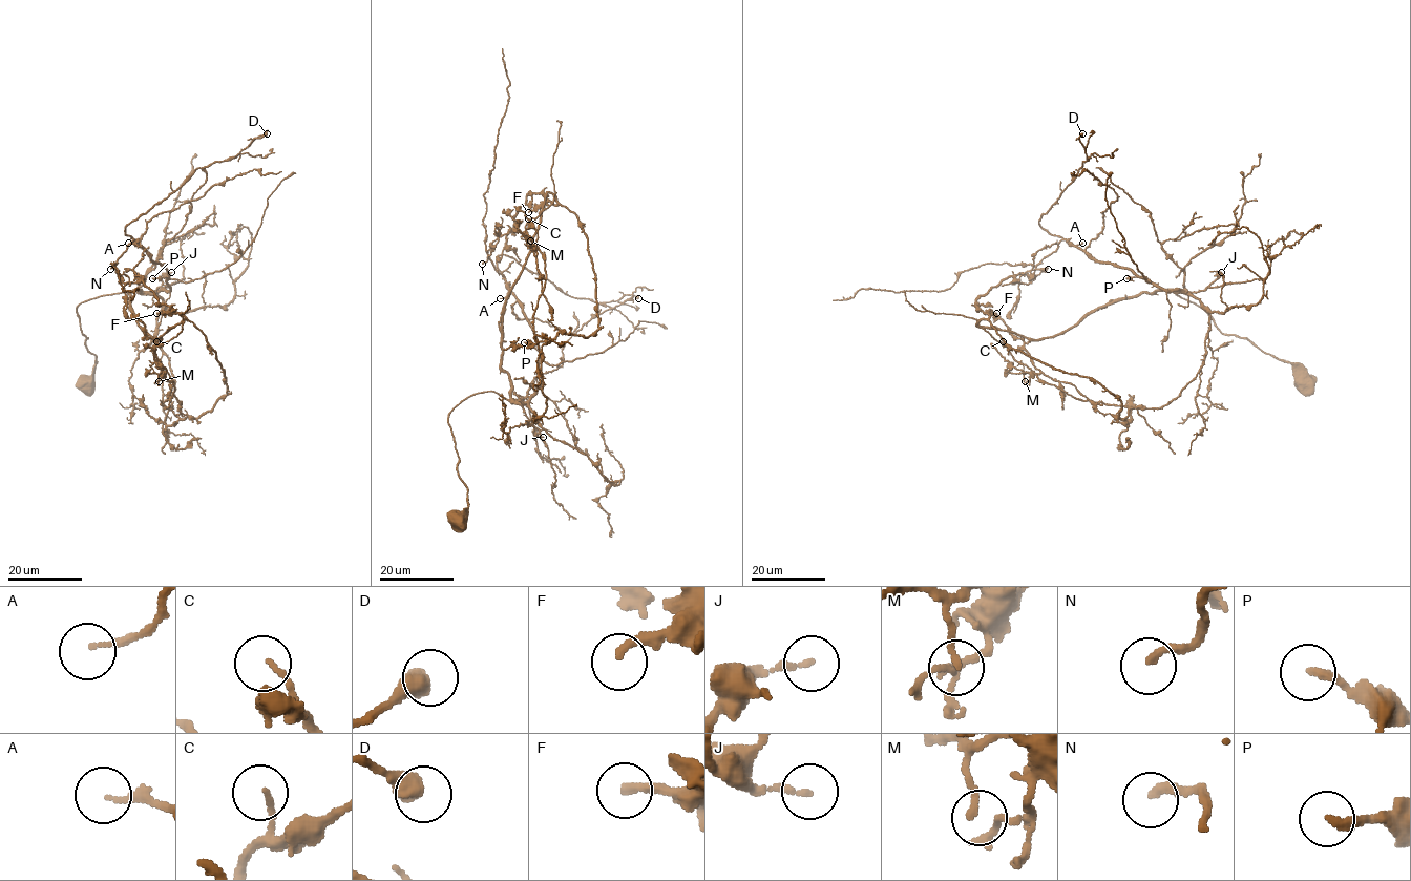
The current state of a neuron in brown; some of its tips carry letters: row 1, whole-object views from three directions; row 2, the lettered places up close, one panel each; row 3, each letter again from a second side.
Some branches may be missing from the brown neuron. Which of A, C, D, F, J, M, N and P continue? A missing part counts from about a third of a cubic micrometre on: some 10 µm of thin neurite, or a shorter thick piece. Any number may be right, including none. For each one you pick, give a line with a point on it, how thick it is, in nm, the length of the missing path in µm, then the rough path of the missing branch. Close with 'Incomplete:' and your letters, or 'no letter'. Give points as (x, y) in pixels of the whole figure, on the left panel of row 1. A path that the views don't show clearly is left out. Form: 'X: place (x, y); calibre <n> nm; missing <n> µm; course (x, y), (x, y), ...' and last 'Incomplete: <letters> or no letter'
Incomplete: no letter

